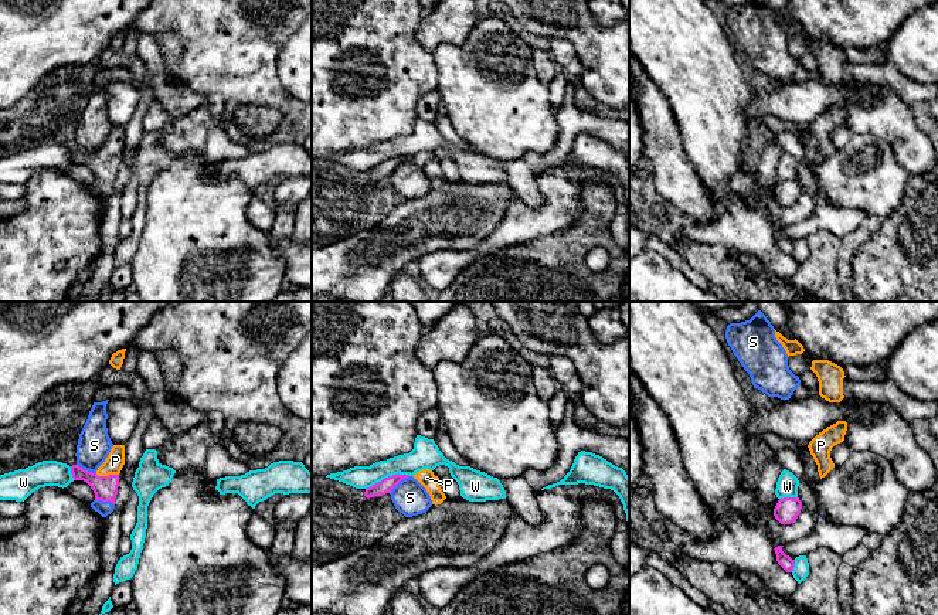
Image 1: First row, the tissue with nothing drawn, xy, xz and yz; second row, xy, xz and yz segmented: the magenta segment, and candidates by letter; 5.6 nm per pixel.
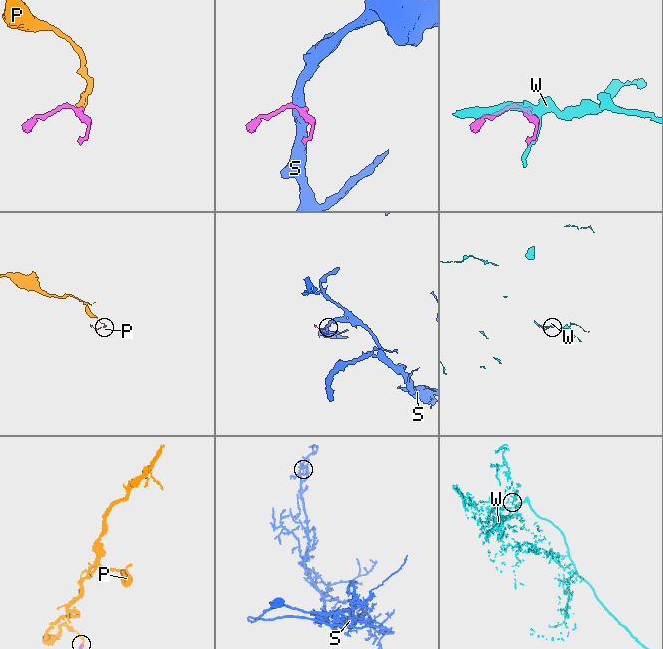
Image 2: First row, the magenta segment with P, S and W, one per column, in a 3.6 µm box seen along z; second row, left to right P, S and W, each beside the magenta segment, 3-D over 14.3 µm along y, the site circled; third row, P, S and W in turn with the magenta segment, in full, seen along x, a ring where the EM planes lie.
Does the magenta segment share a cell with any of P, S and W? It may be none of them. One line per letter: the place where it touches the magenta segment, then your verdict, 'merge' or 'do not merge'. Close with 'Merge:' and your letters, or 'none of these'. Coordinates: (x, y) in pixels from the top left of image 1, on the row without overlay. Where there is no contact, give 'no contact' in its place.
P: contact xy (106, 159); merge
S: contact xz (398, 165); do not merge
W: contact xz (388, 159); do not merge
Merge: P

